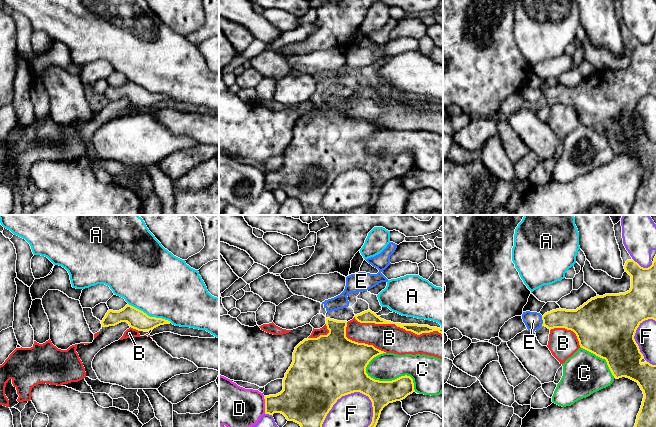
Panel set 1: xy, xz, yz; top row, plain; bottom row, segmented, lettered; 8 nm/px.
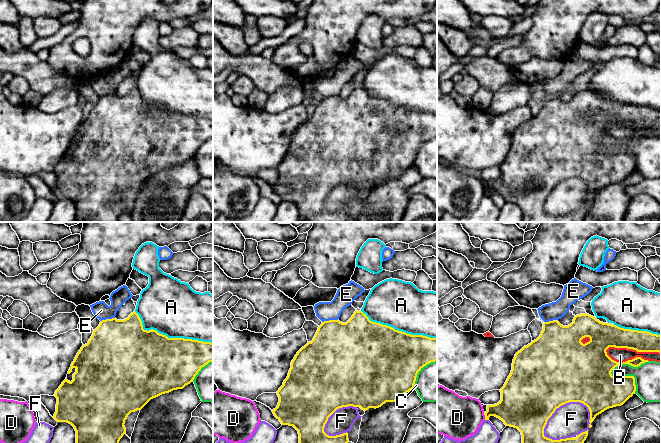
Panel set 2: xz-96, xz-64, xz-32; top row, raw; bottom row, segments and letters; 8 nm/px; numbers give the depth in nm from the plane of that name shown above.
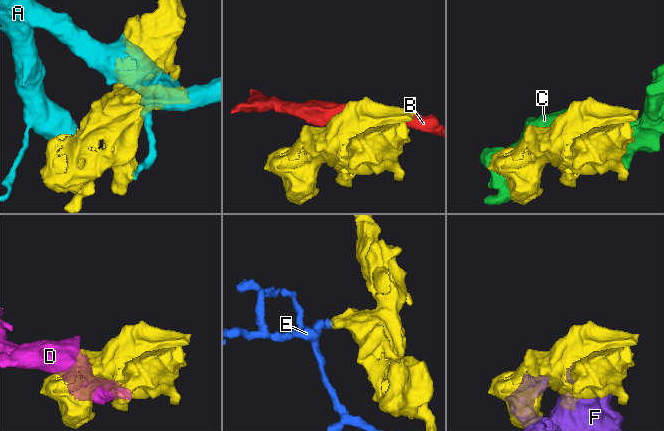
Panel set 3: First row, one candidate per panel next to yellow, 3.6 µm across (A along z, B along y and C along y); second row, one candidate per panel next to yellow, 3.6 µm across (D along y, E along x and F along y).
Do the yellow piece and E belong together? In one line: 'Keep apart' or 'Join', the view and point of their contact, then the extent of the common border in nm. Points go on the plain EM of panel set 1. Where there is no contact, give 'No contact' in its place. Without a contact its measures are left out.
Keep apart. Touches yellow at yz (543, 97). Shared border 80 nm

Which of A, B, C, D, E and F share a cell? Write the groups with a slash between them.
A / B / C / D / E / F

